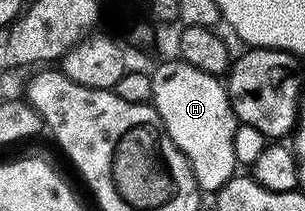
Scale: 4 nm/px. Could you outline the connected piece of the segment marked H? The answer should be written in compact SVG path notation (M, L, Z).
M173 59L164 61L156 70L151 70L152 100L156 113L162 119L164 129L174 139L176 146L186 155L190 167L194 171L194 179L200 184L205 194L215 194L216 190L237 176L238 166L234 155L234 131L238 124L234 111L228 102L228 91L221 78L210 75L206 71L198 71L198 67L190 67L190 63Z

